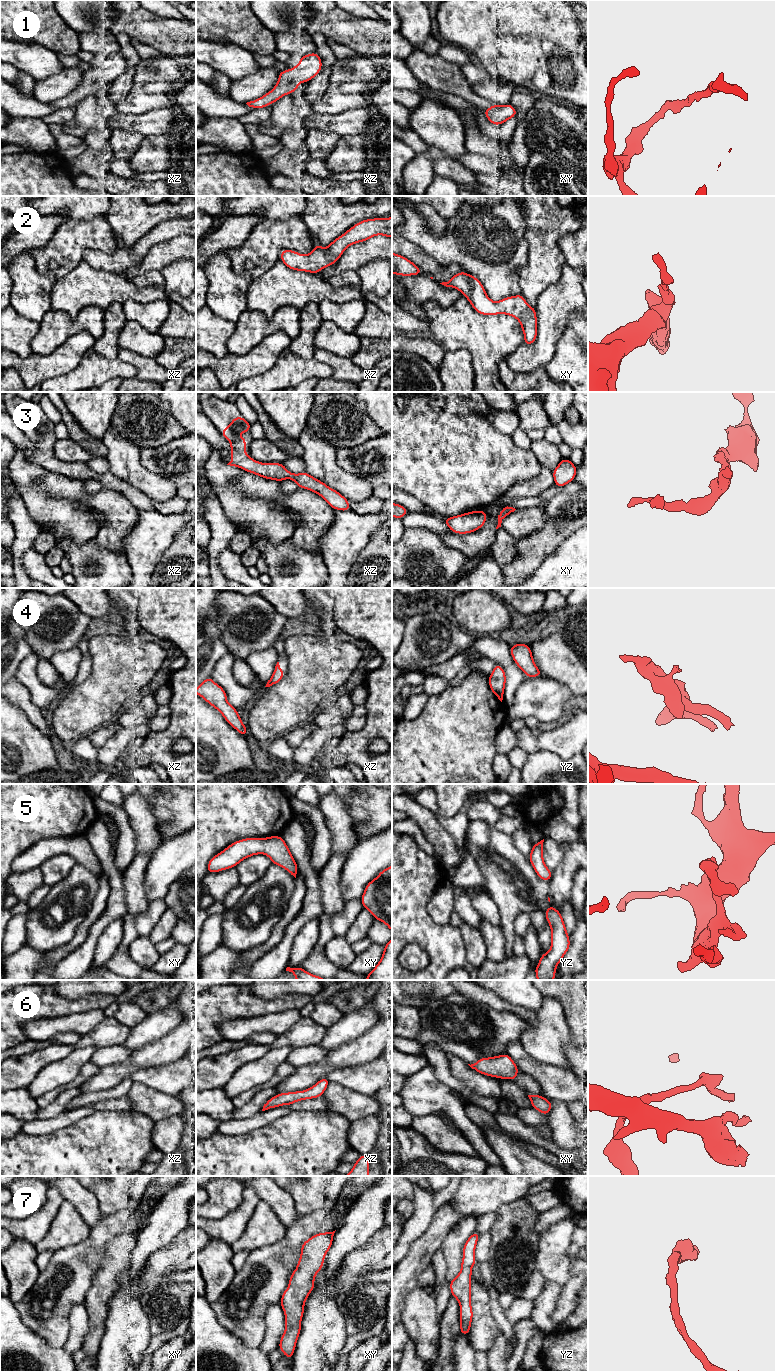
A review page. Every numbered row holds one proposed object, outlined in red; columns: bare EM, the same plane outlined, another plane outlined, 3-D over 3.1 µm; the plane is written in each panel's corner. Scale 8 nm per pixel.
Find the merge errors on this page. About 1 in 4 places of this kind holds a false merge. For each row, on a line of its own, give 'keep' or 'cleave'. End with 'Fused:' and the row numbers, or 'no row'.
1: keep
2: keep
3: keep
4: keep
5: keep
6: keep
7: keep
Fused: no row

